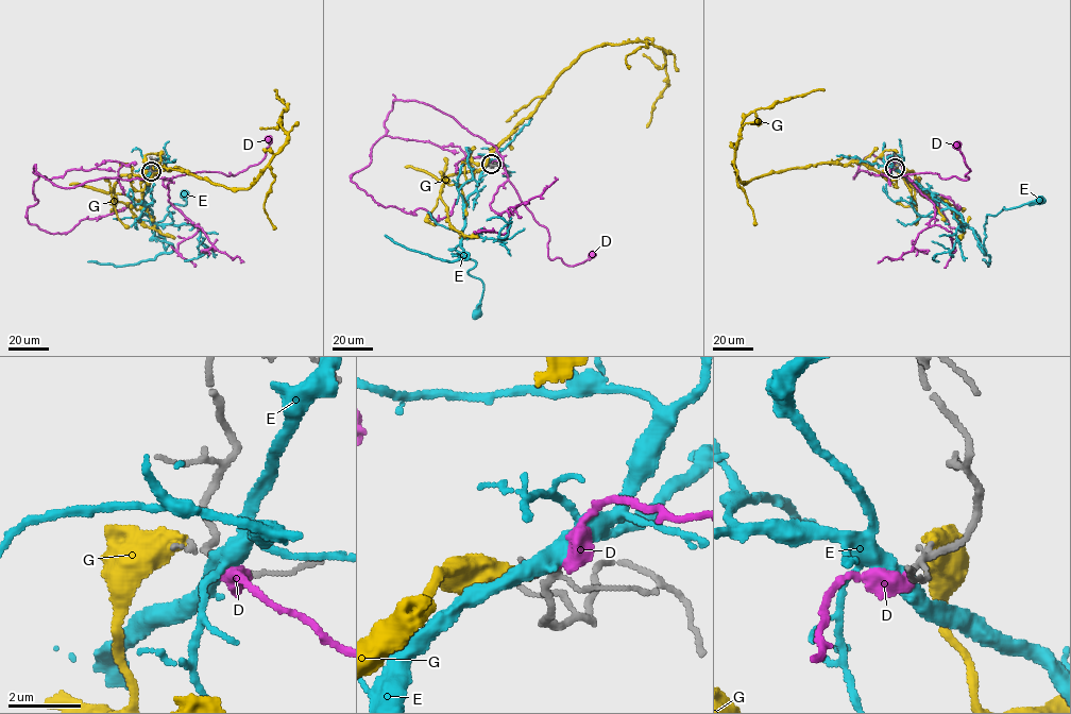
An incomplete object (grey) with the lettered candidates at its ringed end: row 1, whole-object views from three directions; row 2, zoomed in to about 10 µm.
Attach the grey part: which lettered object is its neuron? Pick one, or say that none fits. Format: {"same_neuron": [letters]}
{"same_neuron": ["D"]}

